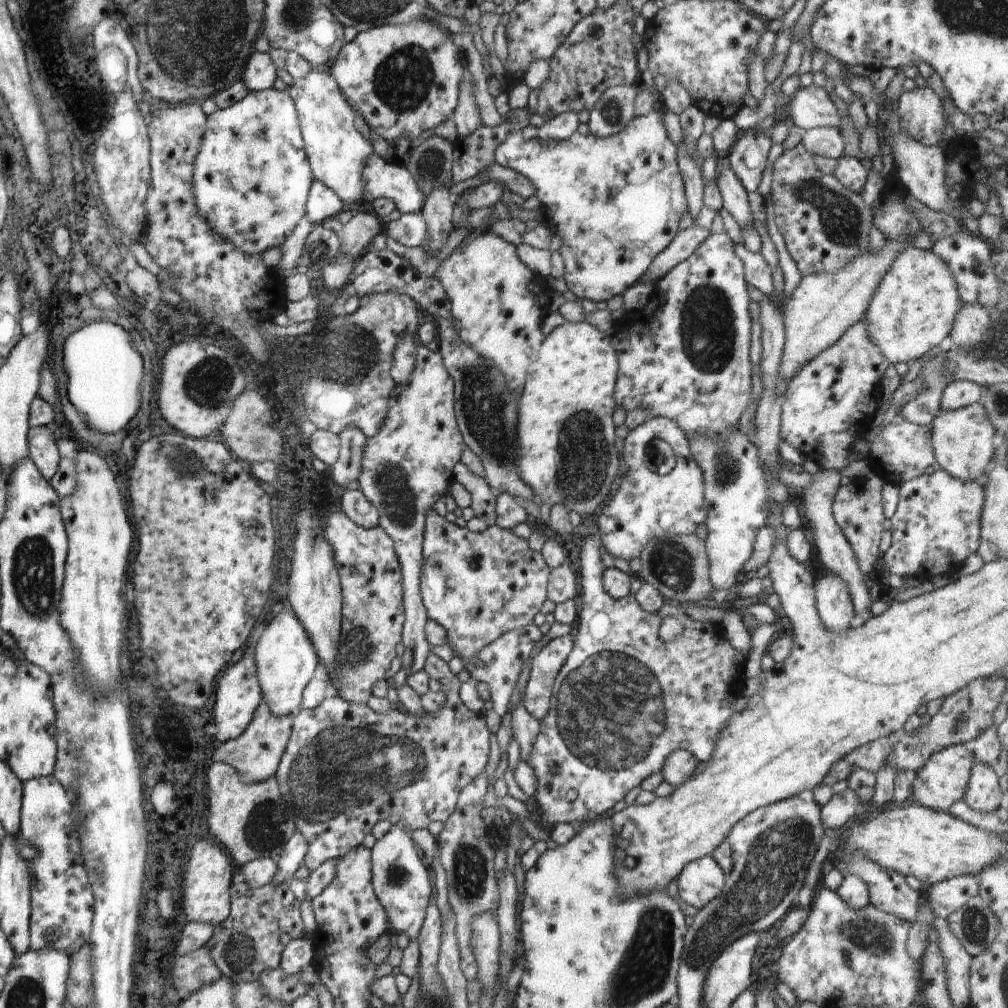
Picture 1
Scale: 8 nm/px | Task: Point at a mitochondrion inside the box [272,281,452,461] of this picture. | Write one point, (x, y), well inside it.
(353, 352)

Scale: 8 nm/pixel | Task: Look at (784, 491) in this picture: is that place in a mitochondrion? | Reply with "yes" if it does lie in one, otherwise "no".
no

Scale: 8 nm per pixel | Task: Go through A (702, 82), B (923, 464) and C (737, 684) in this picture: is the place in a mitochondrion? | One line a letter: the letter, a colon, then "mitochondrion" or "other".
A: other
B: other
C: other

